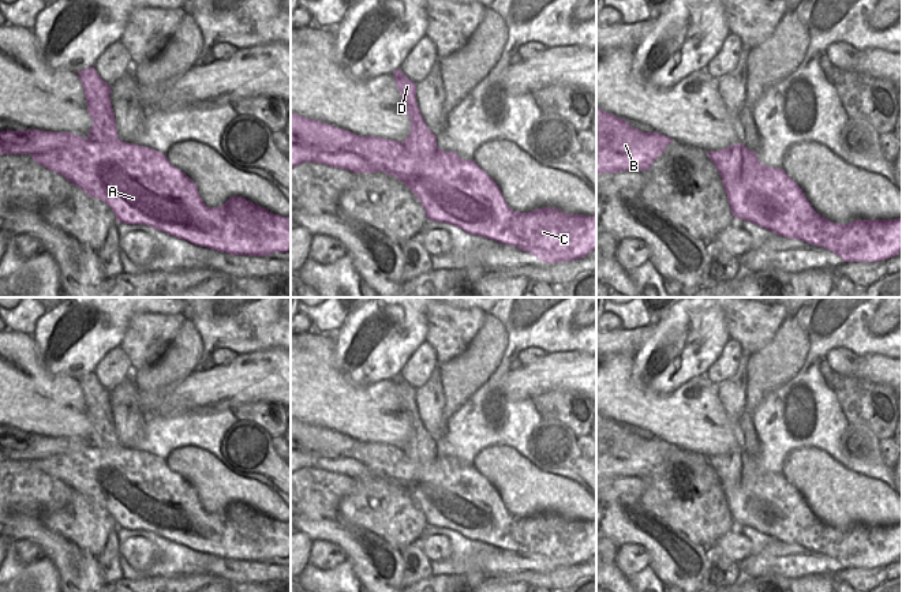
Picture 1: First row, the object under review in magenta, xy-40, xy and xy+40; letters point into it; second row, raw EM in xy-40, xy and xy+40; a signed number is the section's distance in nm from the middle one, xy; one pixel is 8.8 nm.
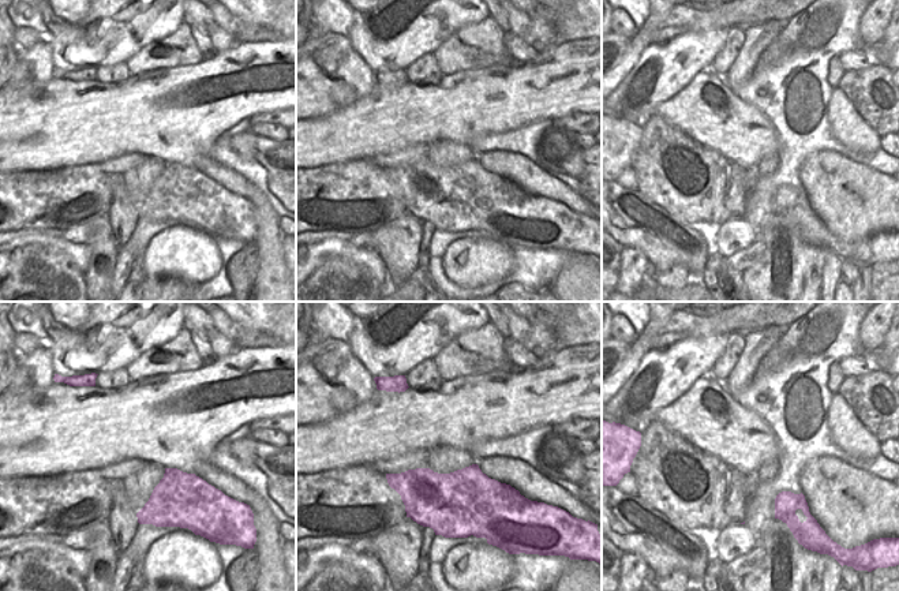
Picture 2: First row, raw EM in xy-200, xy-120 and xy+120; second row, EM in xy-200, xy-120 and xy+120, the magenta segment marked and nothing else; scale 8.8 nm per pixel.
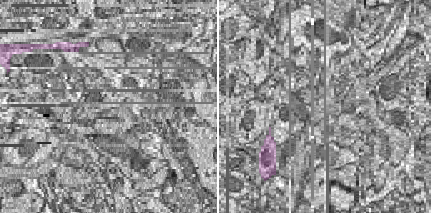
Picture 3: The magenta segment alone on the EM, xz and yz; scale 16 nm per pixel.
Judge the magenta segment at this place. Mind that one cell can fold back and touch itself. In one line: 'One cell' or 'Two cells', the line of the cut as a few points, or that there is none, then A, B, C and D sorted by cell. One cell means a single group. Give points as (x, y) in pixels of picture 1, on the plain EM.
Two cells. Split along xy+40 (743, 450), (743, 478), (734, 487), (723, 489). Groups: A B C / D

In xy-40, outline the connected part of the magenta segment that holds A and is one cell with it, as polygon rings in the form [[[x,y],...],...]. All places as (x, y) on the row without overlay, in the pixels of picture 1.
[[[7,435],[0,436],[3,460],[30,460],[37,469],[64,482],[90,503],[105,507],[117,528],[149,531],[231,561],[266,562],[291,557],[291,521],[281,522],[242,502],[231,502],[220,513],[207,513],[194,486],[154,454],[121,446],[100,449],[71,438]]]

